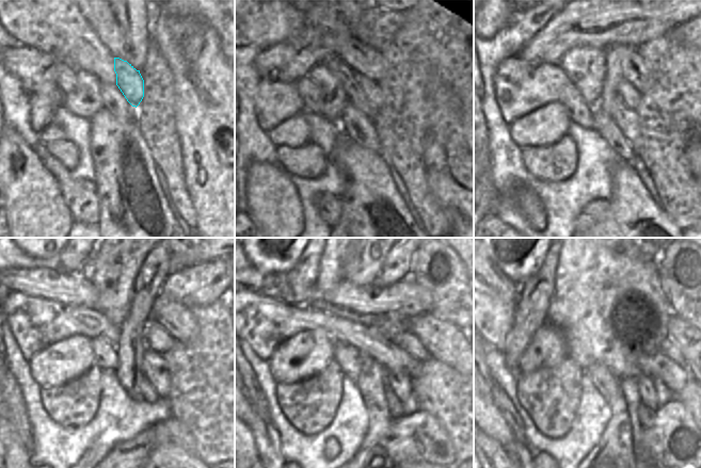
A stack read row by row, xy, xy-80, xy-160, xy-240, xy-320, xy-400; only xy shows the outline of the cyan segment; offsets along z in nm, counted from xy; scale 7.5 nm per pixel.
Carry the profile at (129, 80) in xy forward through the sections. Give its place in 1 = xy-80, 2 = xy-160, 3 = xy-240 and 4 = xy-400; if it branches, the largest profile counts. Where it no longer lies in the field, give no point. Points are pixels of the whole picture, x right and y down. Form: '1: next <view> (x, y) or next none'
1: next xy-80 (378, 97)
2: next xy-160 (630, 95)
3: next xy-240 (158, 339)
4: next xy-400 (669, 348)

